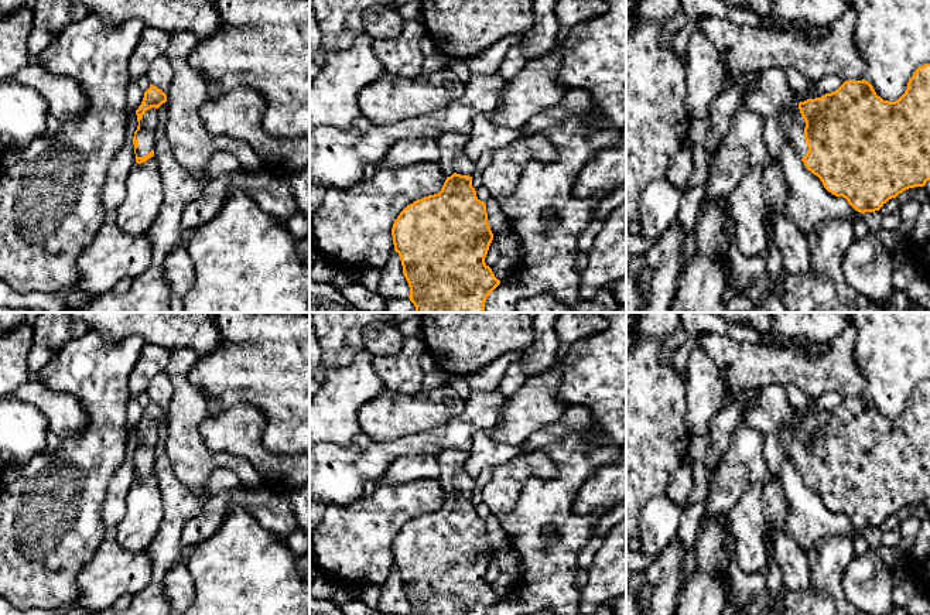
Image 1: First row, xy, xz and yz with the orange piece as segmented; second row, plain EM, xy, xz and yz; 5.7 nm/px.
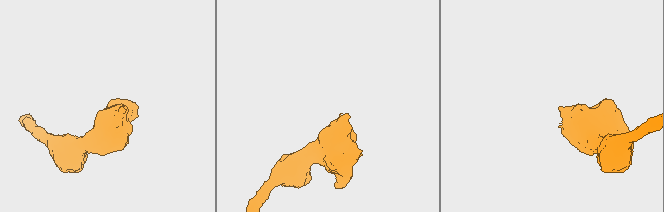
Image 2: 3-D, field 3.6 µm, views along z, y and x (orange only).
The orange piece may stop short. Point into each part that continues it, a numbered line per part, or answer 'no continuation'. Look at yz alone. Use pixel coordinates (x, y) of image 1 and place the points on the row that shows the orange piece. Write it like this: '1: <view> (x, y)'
1: yz (790, 118)

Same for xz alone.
1: xz (462, 164)

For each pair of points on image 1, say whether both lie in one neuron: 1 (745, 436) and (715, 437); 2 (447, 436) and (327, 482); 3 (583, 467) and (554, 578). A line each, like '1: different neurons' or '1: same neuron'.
1: different neurons
2: same neuron
3: same neuron

